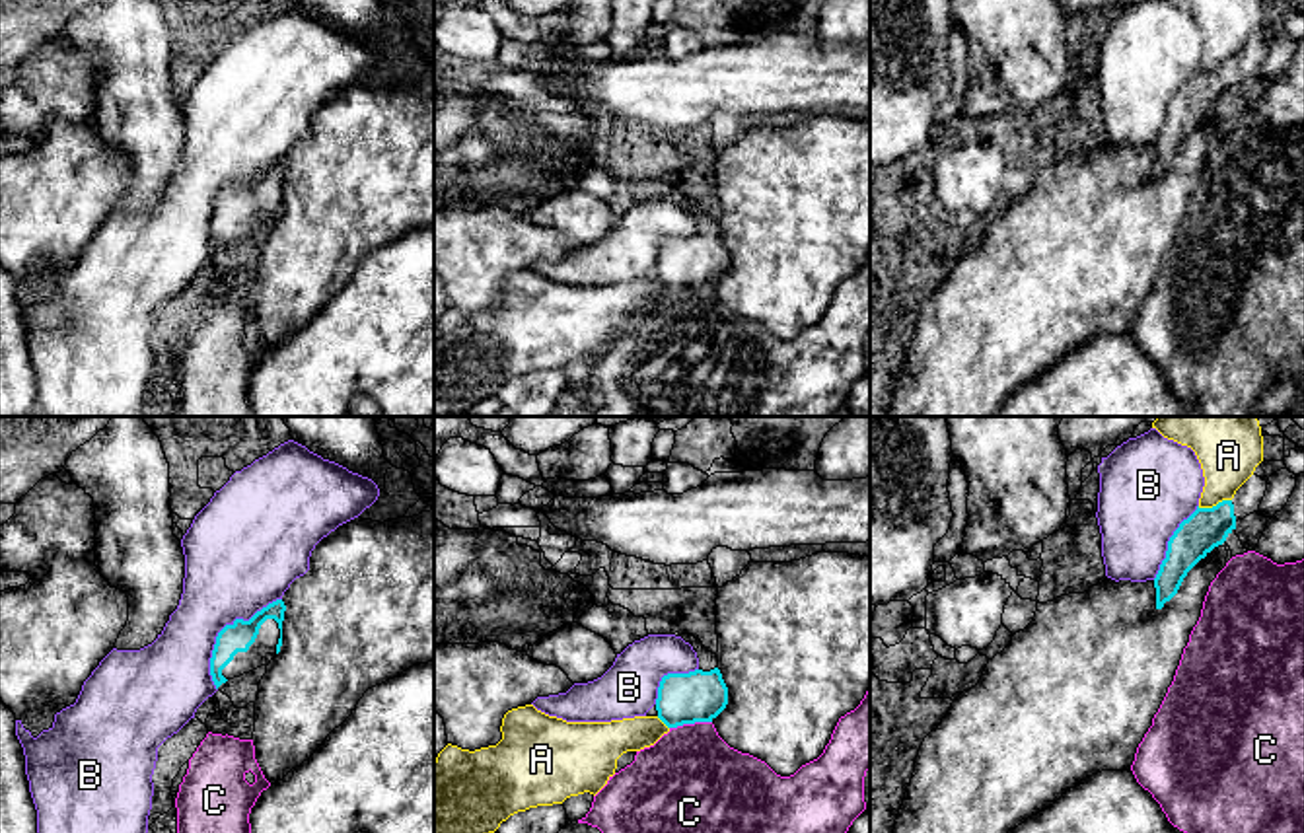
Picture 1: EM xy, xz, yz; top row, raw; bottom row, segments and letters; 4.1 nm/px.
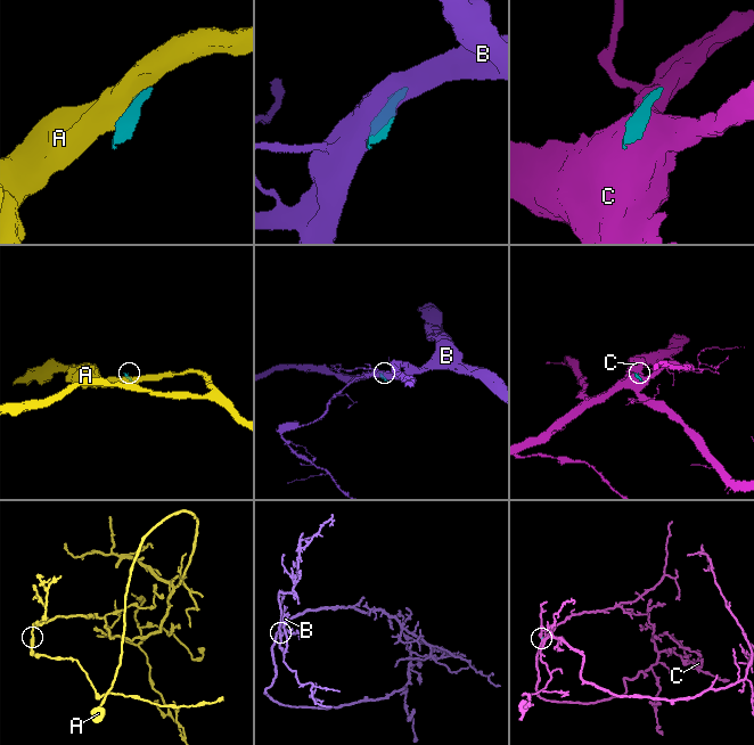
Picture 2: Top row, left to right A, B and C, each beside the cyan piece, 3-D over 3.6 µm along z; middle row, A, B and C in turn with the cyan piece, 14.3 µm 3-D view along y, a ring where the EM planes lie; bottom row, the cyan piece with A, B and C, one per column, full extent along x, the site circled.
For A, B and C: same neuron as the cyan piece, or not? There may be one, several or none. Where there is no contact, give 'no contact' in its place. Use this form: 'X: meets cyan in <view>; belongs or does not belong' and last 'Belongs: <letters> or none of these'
A: meets cyan in yz; does not belong
B: meets cyan in xy; does not belong
C: meets cyan in xz; does not belong
Belongs: none of these

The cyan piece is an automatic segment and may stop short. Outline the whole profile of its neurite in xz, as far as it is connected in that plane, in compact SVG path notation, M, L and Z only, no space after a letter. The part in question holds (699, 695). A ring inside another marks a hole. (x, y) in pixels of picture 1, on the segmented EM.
M681 634L681 638L697 652L699 668L662 677L656 710L668 728L712 722L728 705L728 687L716 654L708 652L693 634Z

